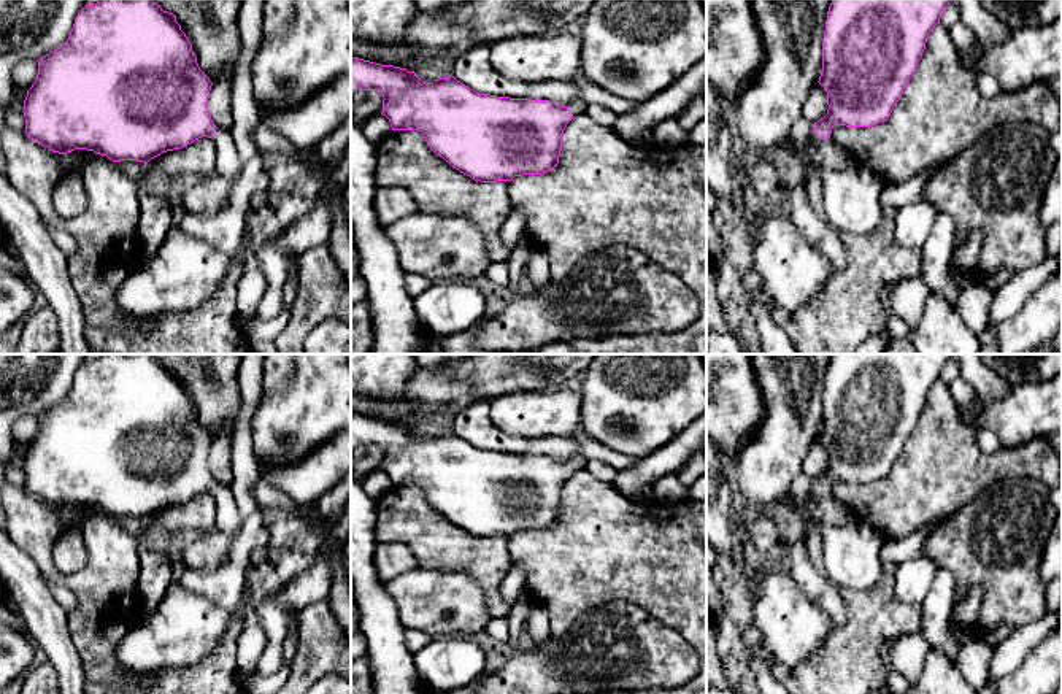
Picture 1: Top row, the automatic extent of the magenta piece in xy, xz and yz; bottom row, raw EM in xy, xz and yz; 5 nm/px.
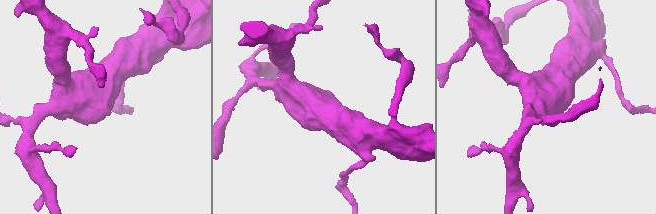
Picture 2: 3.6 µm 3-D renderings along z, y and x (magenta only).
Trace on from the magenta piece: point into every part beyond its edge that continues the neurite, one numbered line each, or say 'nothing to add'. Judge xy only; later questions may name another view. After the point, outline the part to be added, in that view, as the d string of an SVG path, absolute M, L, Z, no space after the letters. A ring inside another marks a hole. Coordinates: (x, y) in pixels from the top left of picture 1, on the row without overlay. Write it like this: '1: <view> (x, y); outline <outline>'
1: xy (227, 520); outline M216 484L211 495L216 503L214 529L232 537L240 529L243 518L237 508L230 486Z

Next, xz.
1: xz (577, 462); outline M576 454L568 461L568 465L571 467L573 472L586 468L586 464L587 461L581 454Z

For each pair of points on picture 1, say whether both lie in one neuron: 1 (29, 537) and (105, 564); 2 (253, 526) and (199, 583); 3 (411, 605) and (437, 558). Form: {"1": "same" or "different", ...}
{"1": "same", "2": "same", "3": "different"}

